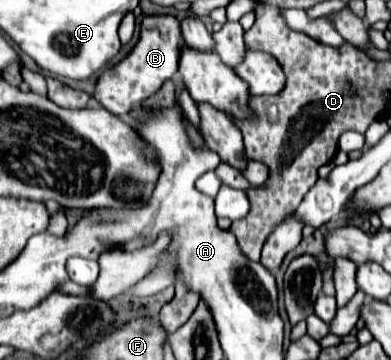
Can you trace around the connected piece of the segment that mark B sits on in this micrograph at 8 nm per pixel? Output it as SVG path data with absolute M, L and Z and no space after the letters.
M147 16L141 22L141 38L137 46L125 60L121 60L117 66L107 68L103 72L103 76L97 82L93 98L117 116L129 114L133 108L137 108L143 100L153 96L167 80L171 80L177 74L181 48L183 48L183 38L181 38L181 26L177 18Z

